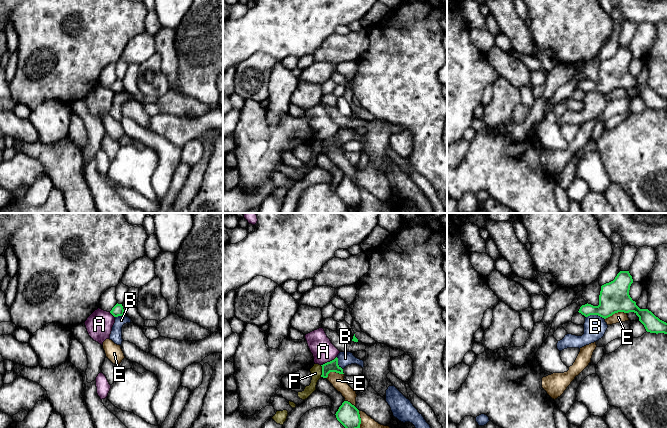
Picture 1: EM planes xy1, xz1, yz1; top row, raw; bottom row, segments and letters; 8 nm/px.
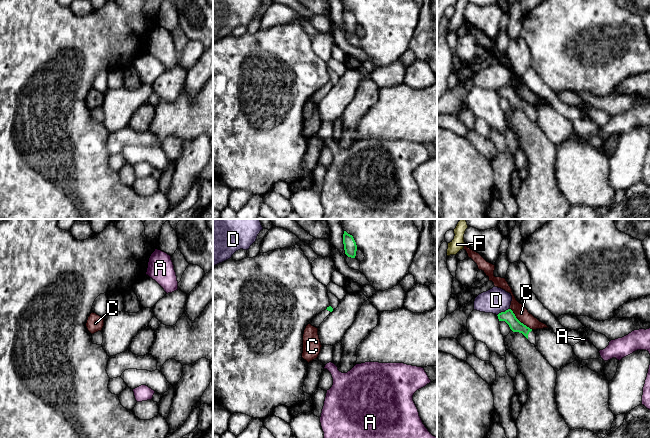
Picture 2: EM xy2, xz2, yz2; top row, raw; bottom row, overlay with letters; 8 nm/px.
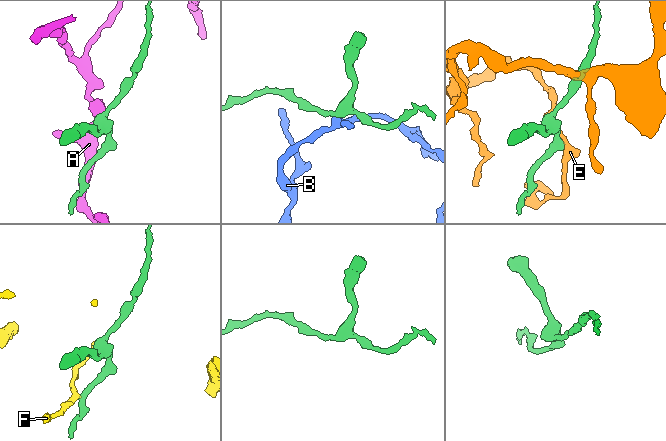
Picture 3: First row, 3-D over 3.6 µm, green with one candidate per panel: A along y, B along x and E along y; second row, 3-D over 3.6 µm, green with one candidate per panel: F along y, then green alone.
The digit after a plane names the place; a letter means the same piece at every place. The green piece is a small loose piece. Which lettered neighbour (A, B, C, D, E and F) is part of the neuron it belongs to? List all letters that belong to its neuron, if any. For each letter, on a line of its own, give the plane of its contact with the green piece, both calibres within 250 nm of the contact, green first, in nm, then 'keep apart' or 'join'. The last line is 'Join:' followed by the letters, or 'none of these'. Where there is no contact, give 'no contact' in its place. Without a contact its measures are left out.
A: meets green in xz1; 90 nm thick on the green side, 180 nm on the other; keep apart
B: meets green in yz1; 240 nm thick on the green side, 180 nm on the other; keep apart
C: meets green in yz2; 100 nm thick on the green side, 110 nm on the other; keep apart
D: meets green in yz2; 100 nm thick on the green side, 200 nm on the other; keep apart
E: meets green in yz1; 240 nm thick on the green side, 80 nm on the other; keep apart
F: meets green in xz1; 90 nm thick on the green side, 100 nm on the other; keep apart
Join: none of these

